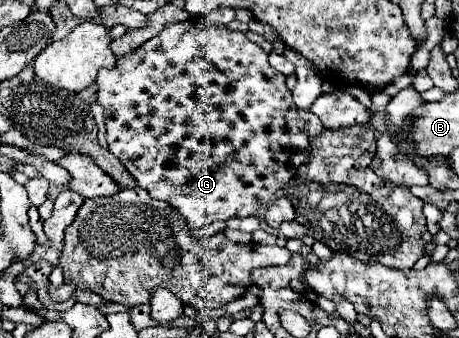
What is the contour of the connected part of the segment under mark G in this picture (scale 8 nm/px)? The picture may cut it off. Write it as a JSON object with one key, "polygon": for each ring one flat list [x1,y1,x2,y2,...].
{"polygon":[[204,16,188,18,188,22,184,24,178,24,178,22,166,24,166,28,158,36,144,42,134,54,120,58,114,68,110,70,102,68,98,72,96,86,98,86,98,104,104,108,106,130,108,130,106,138,108,138,112,154,116,154,122,160,122,164,136,178,140,188,148,190,152,198,164,200,170,206,174,206,182,214,182,218,188,222,190,228,198,230,216,220,226,222,230,218,254,216,260,208,266,208,272,202,274,194,294,178,298,166,308,162,310,158,308,126,306,126,306,120,300,118,300,112,292,102,292,92,286,88,284,74,274,70,268,64,268,54,260,46,250,42,242,32,232,32,222,26,212,26,206,22]]}

